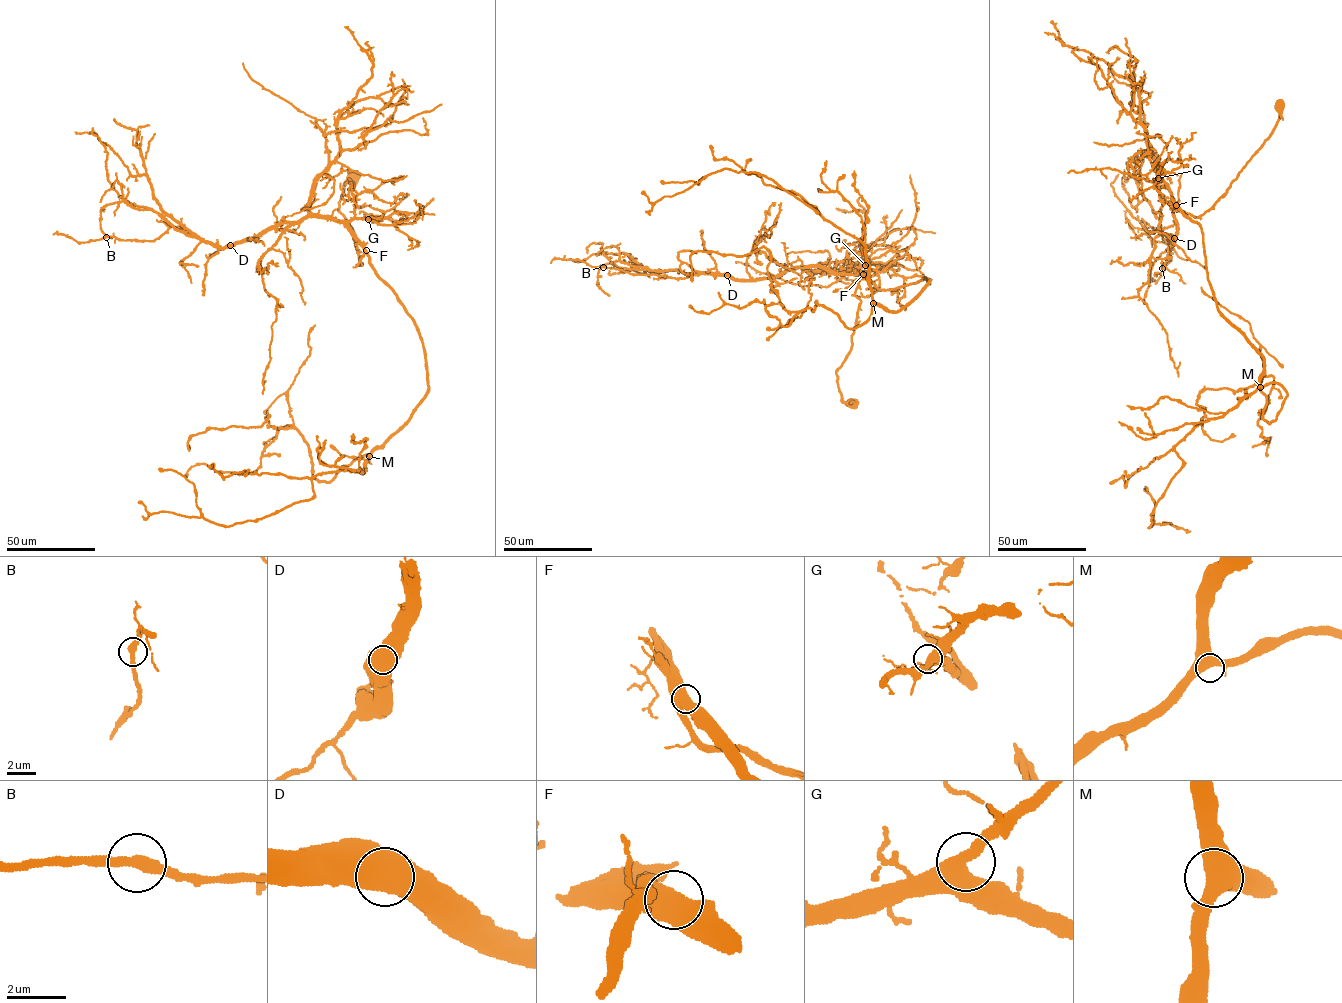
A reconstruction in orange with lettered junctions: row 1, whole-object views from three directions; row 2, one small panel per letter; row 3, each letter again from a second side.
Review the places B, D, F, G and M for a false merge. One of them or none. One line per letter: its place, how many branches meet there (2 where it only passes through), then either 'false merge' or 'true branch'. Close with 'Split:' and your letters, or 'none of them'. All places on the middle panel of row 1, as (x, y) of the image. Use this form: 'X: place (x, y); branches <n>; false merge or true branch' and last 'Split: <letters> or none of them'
B: place (603, 267); branches 2; true branch
D: place (727, 275); branches 2; true branch
F: place (863, 274); branches 2; true branch
G: place (865, 265); branches 2; true branch
M: place (873, 303); branches 2; true branch
Split: none of them

